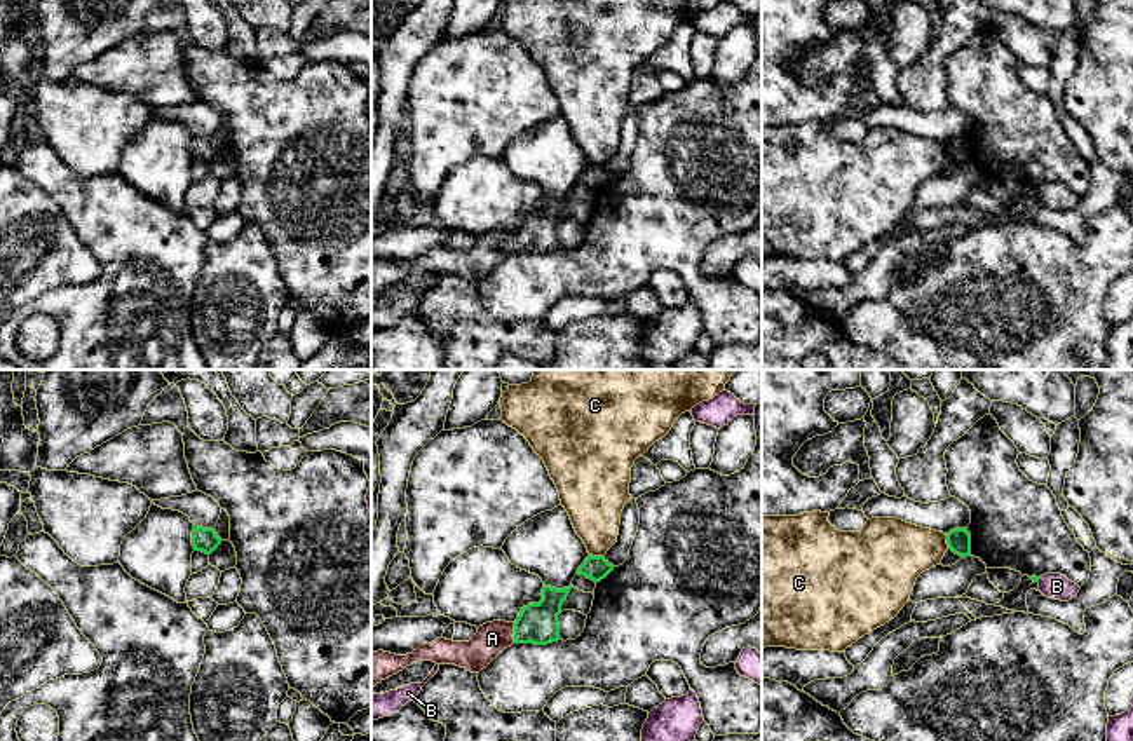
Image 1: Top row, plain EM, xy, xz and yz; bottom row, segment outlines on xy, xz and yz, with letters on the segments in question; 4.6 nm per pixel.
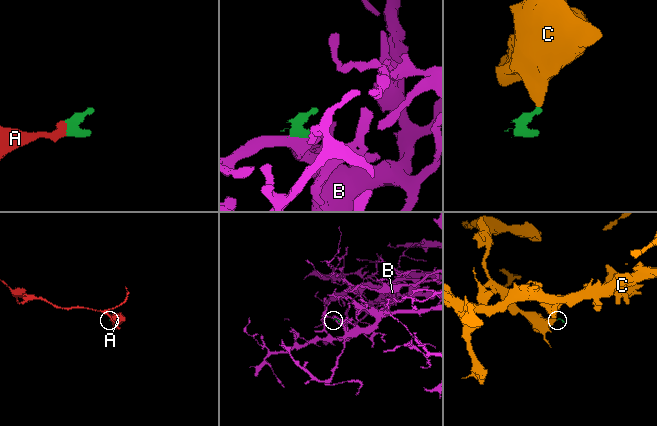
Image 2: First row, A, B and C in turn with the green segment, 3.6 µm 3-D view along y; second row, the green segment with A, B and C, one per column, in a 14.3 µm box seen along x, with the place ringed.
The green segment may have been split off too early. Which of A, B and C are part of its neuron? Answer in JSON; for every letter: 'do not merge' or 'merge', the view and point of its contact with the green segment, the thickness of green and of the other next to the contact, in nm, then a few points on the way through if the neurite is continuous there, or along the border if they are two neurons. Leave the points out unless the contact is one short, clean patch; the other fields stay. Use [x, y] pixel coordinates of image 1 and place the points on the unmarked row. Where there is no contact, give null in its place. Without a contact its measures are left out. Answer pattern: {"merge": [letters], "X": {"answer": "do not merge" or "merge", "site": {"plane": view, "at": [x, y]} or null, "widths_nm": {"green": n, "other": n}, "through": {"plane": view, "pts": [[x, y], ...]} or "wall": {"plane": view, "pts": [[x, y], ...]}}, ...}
{"merge": ["A"], "A": {"answer": "merge", "site": {"plane": "xz", "at": [515, 243]}, "widths_nm": {"green": 190, "other": 150}, "through": {"plane": "xz", "pts": [[537, 232], [515, 243], [492, 248]]}}, "B": {"answer": "do not merge", "site": {"plane": "yz", "at": [1039, 187]}, "widths_nm": {"green": 30, "other": 120}, "wall": {"plane": "yz", "pts": [[1041, 187], [1038, 190]]}}, "C": {"answer": "do not merge", "site": {"plane": "xz", "at": [597, 166]}, "widths_nm": {"green": 110, "other": 260}, "wall": {"plane": "xz", "pts": [[590, 163], [603, 166]]}}}

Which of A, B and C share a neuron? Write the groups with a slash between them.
A / B / C

